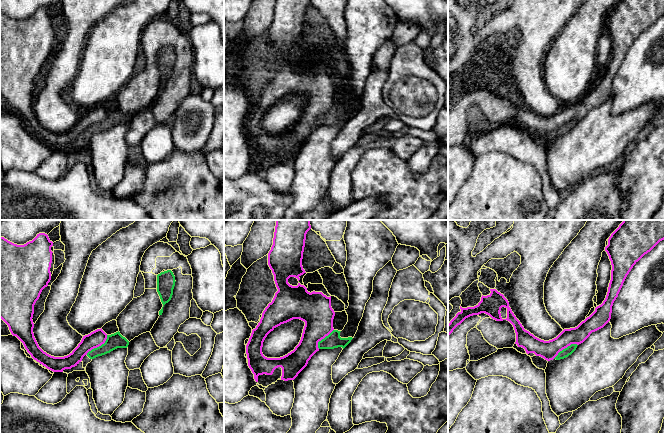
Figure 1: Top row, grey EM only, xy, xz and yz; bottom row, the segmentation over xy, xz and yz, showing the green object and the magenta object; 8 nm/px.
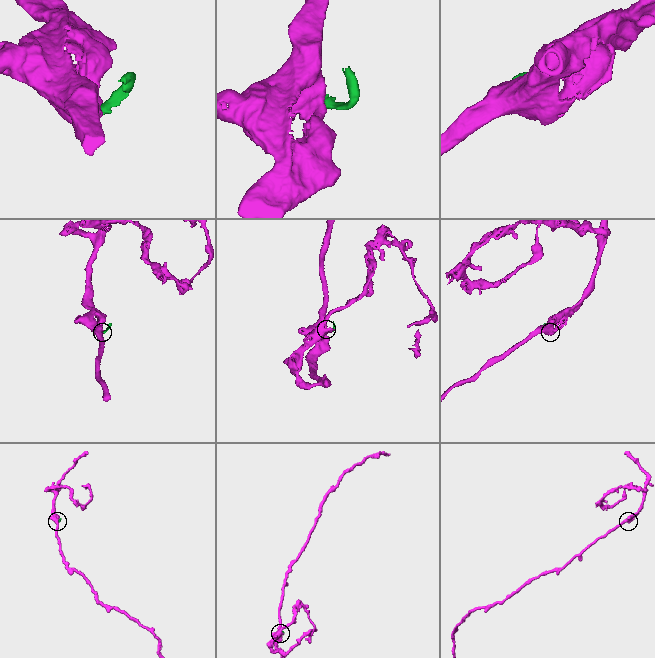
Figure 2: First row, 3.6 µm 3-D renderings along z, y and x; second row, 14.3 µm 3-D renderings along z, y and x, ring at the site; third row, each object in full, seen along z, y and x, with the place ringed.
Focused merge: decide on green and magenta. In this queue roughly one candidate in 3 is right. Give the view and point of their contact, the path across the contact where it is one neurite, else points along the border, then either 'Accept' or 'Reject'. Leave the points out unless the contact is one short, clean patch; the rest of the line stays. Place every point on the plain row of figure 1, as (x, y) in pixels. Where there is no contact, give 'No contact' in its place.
Touches green at xy (99, 122). Boundary: xy (107, 111), (103, 119), (92, 124), (86, 130). Reject

